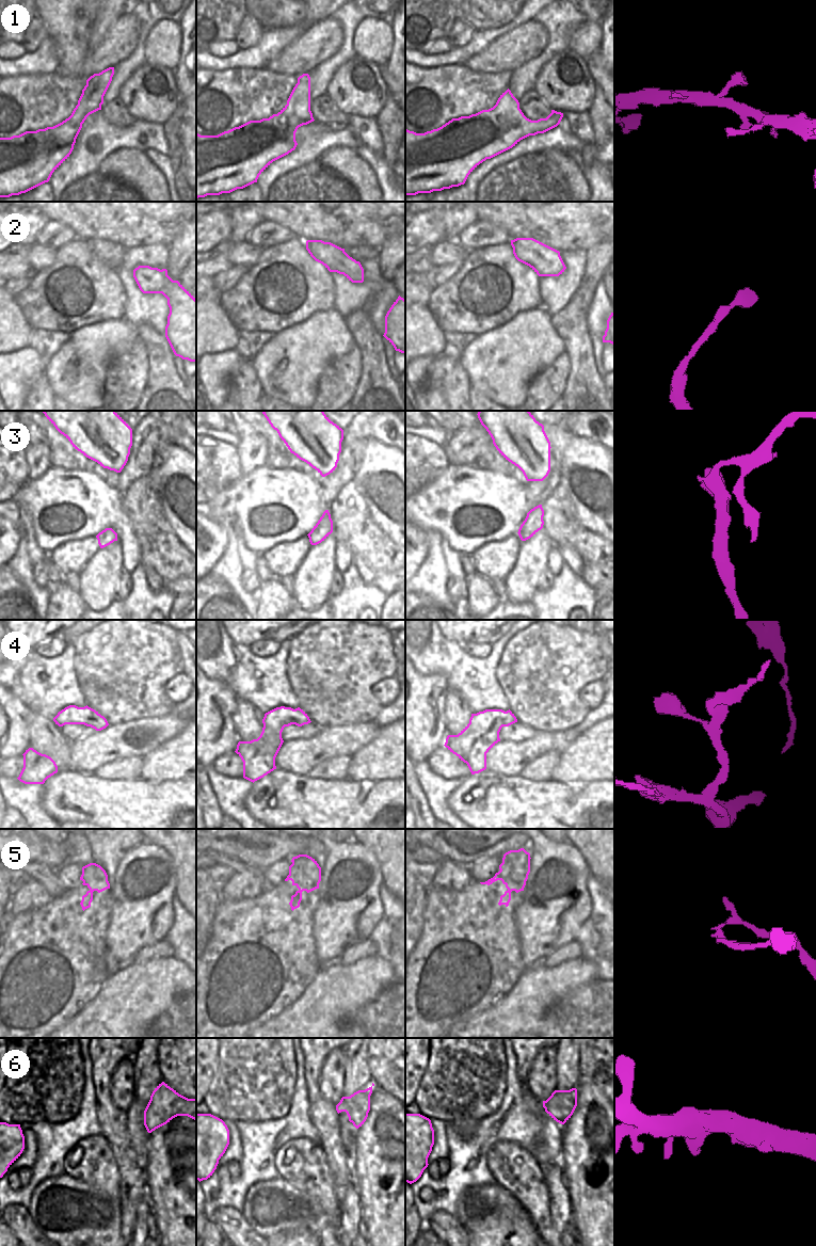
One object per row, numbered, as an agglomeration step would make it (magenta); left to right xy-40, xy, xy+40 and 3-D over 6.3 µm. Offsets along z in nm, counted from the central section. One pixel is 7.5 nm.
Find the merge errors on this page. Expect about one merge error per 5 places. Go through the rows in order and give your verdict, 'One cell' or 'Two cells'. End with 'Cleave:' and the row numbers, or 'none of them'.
1: One cell
2: One cell
3: One cell
4: One cell
5: Two cells
6: One cell
Cleave: 5.

